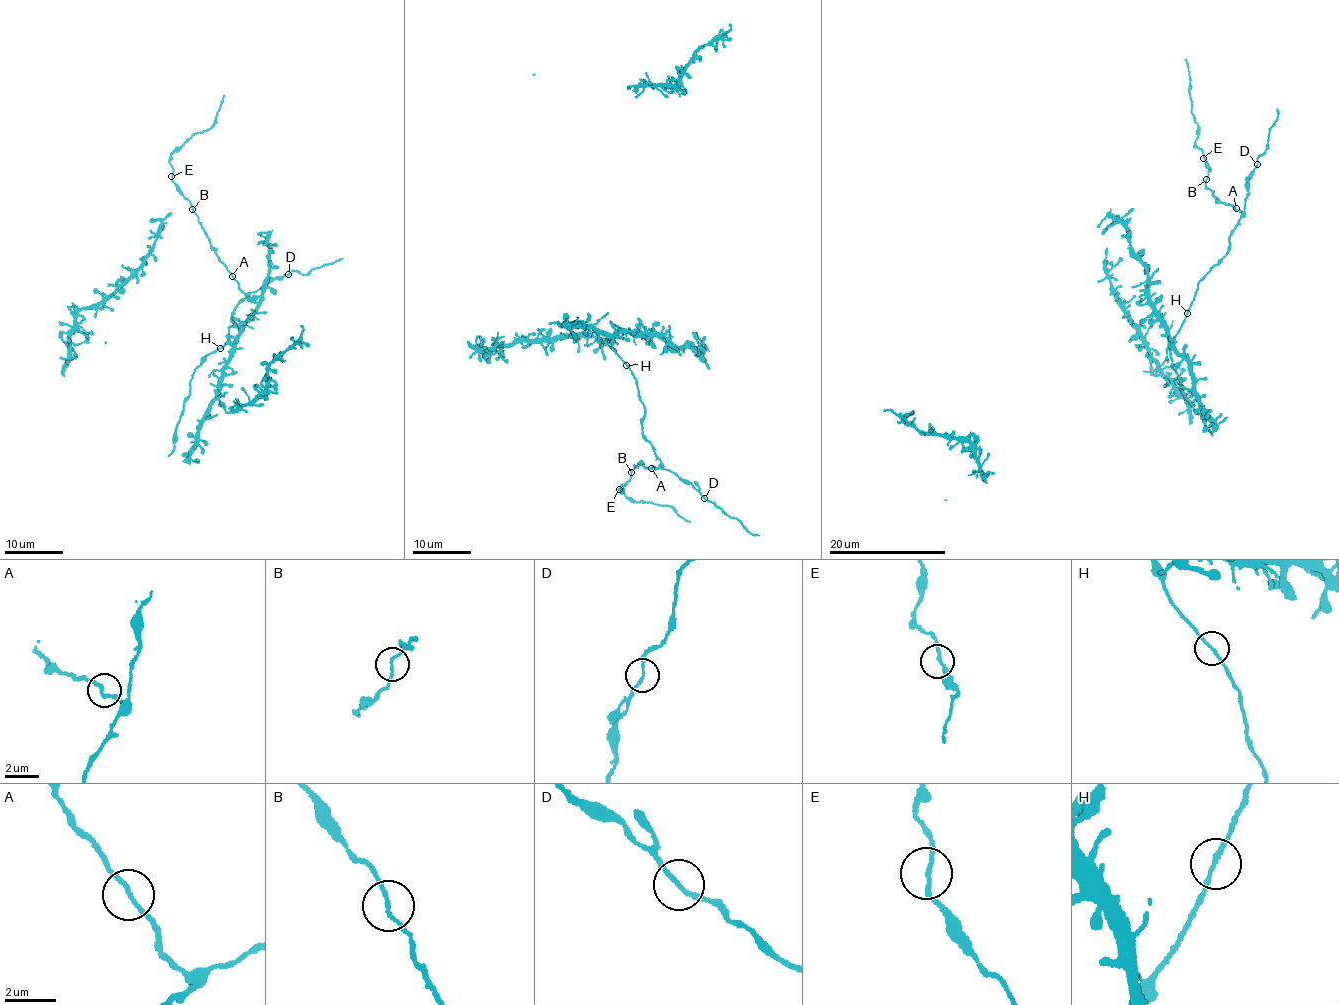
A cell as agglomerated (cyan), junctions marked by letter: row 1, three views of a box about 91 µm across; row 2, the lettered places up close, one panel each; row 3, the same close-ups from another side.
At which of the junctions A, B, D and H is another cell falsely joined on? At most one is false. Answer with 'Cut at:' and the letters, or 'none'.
Cut at: none

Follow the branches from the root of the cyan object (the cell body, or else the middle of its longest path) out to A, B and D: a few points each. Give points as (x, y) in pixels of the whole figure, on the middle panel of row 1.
A: (618, 331), (556, 323), (580, 321), (603, 332), (630, 370), (643, 407), (642, 432), (659, 458), (651, 468)
B: (618, 331), (556, 323), (603, 332), (634, 376), (642, 432), (660, 463), (631, 473)
D: (618, 331), (556, 323), (580, 321), (605, 334), (635, 378), (642, 434), (667, 470), (704, 498)

